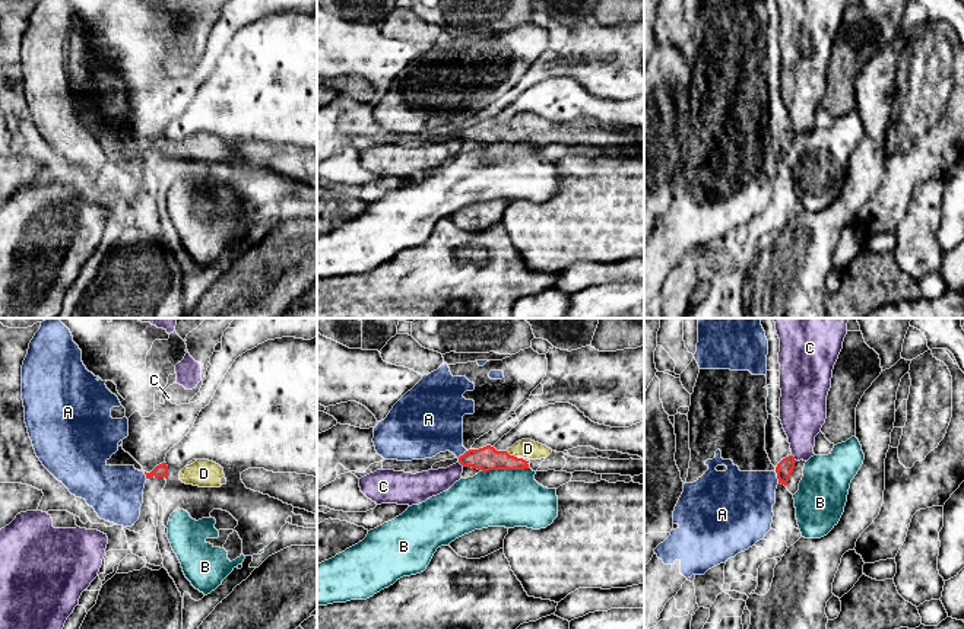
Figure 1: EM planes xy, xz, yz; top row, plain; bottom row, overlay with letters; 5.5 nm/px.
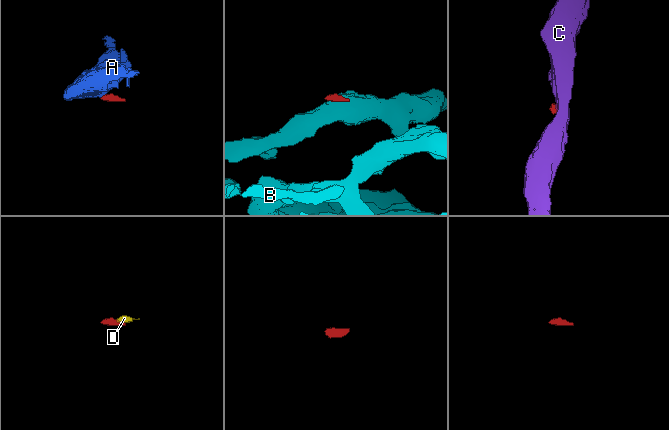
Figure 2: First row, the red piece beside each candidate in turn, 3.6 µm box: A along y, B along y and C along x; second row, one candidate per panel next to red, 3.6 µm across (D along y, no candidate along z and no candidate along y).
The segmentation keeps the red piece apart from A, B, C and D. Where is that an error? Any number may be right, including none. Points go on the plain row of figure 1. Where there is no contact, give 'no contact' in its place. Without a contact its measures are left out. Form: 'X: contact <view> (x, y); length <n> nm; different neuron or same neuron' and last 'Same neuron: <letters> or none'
A: contact yz (777, 151); length 70 nm; different neuron
B: contact xz (504, 142); length 260 nm; different neuron
C: contact yz (793, 130); length 50 nm; different neuron
D: contact xz (511, 129); length 70 nm; same neuron
Same neuron: D

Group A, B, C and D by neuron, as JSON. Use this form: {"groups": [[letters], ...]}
{"groups": [["A"], ["B"], ["C"], ["D"]]}

